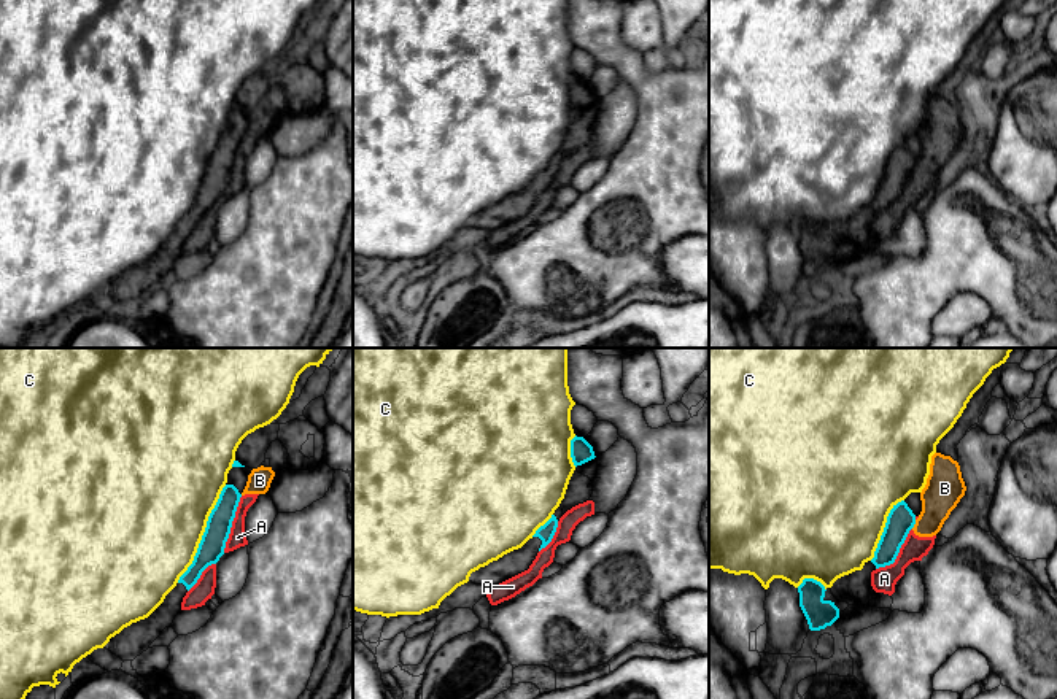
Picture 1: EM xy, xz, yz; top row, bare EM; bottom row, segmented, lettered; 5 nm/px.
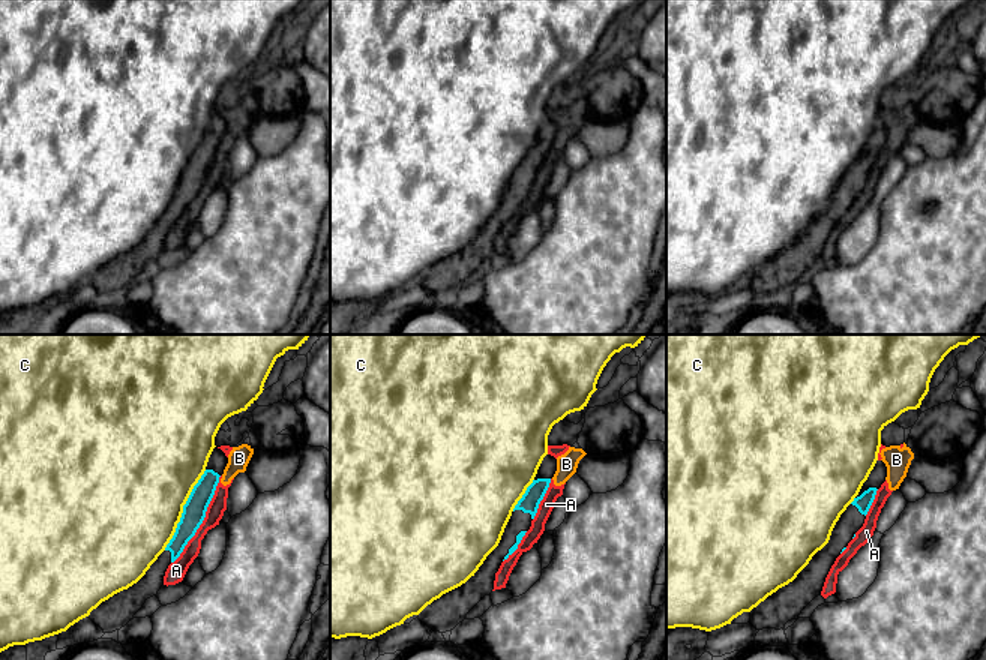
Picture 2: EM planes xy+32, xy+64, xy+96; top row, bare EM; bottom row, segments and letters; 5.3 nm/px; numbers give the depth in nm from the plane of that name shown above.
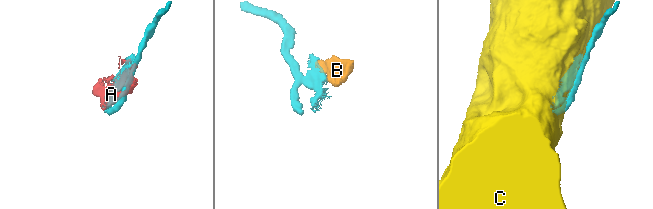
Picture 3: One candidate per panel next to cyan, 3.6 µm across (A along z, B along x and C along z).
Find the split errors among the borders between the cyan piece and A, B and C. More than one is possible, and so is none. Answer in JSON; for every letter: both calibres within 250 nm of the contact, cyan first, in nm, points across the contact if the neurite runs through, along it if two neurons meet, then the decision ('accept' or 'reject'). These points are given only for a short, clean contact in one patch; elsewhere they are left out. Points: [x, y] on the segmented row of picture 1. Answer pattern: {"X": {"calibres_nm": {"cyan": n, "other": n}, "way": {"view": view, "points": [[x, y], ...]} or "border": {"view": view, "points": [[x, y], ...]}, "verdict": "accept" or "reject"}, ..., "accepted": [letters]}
{"A": {"calibres_nm": {"cyan": 130, "other": 90}, "verdict": "reject"}, "B": {"calibres_nm": {"cyan": 140, "other": 200}, "border": {"view": "yz", "points": [[916, 520], [911, 528]]}, "verdict": "reject"}, "C": {"calibres_nm": {"cyan": 130, "other": 480}, "verdict": "reject"}, "accepted": []}

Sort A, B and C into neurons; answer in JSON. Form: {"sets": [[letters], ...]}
{"sets": [["A", "B"], ["C"]]}

